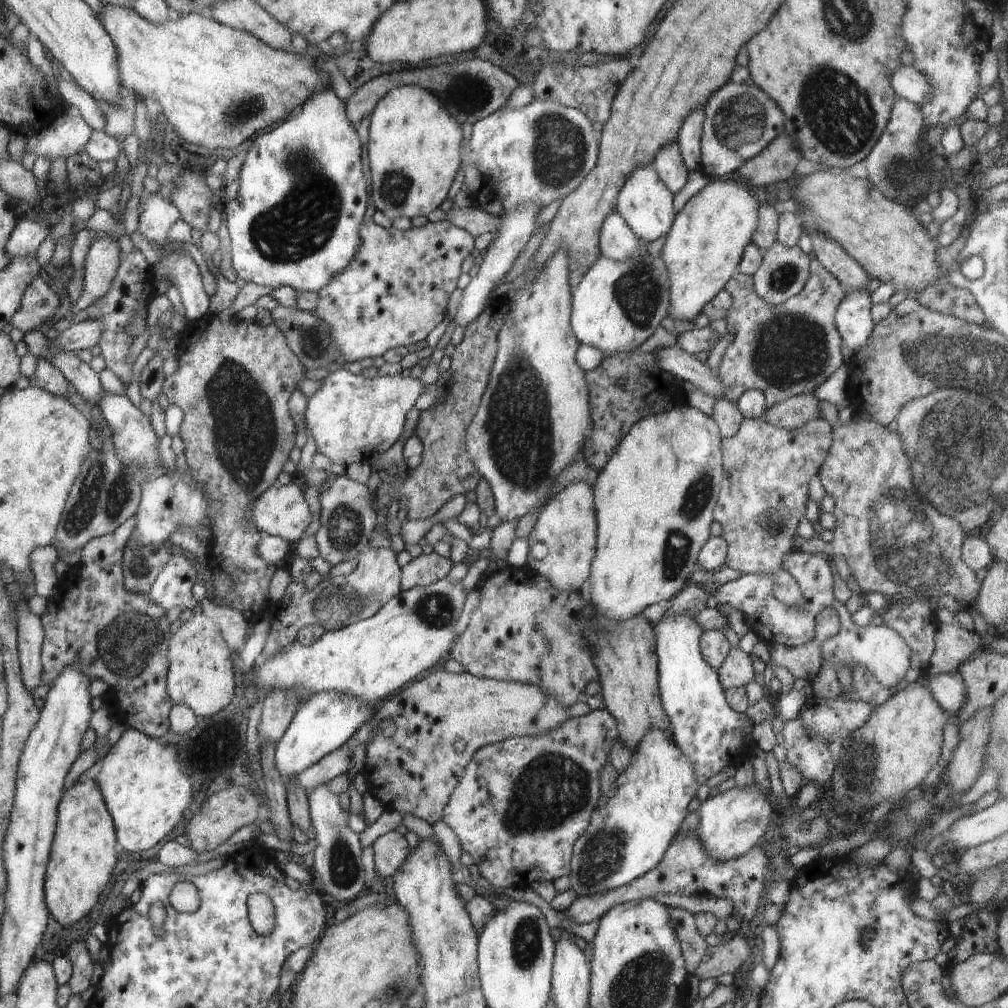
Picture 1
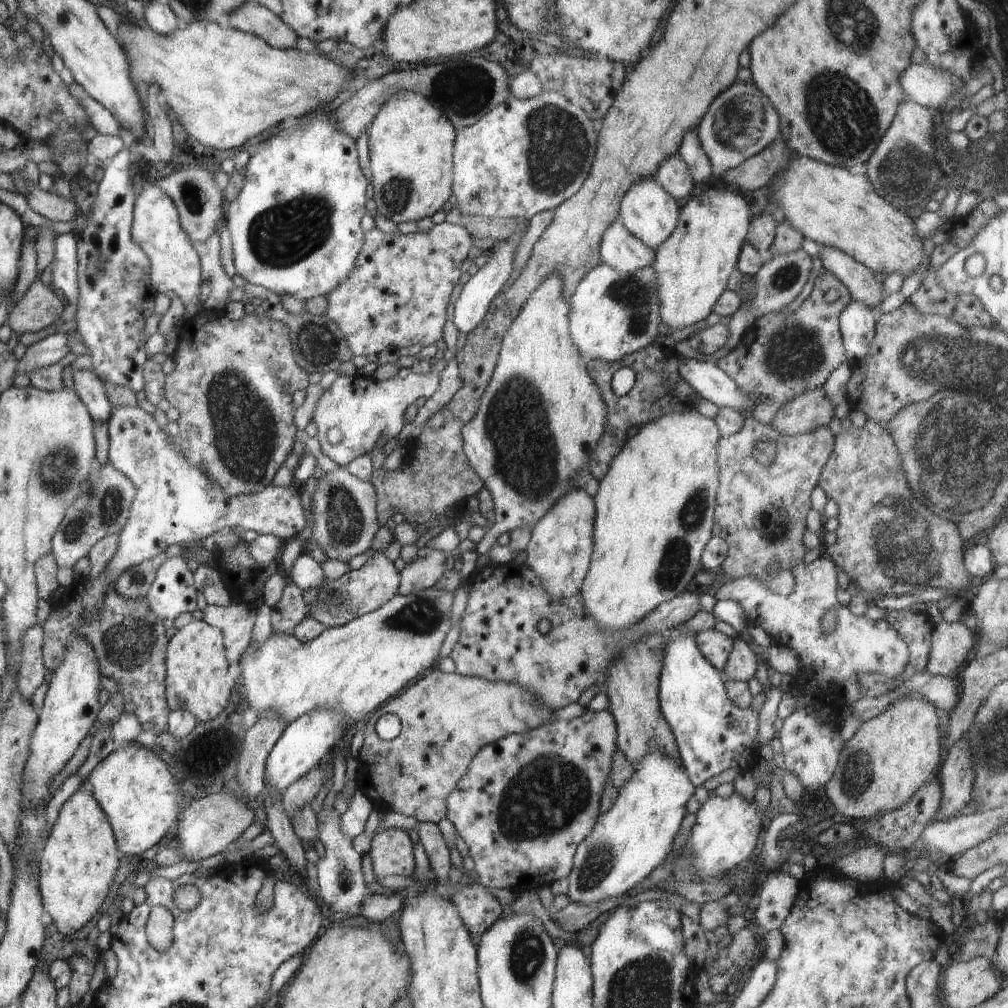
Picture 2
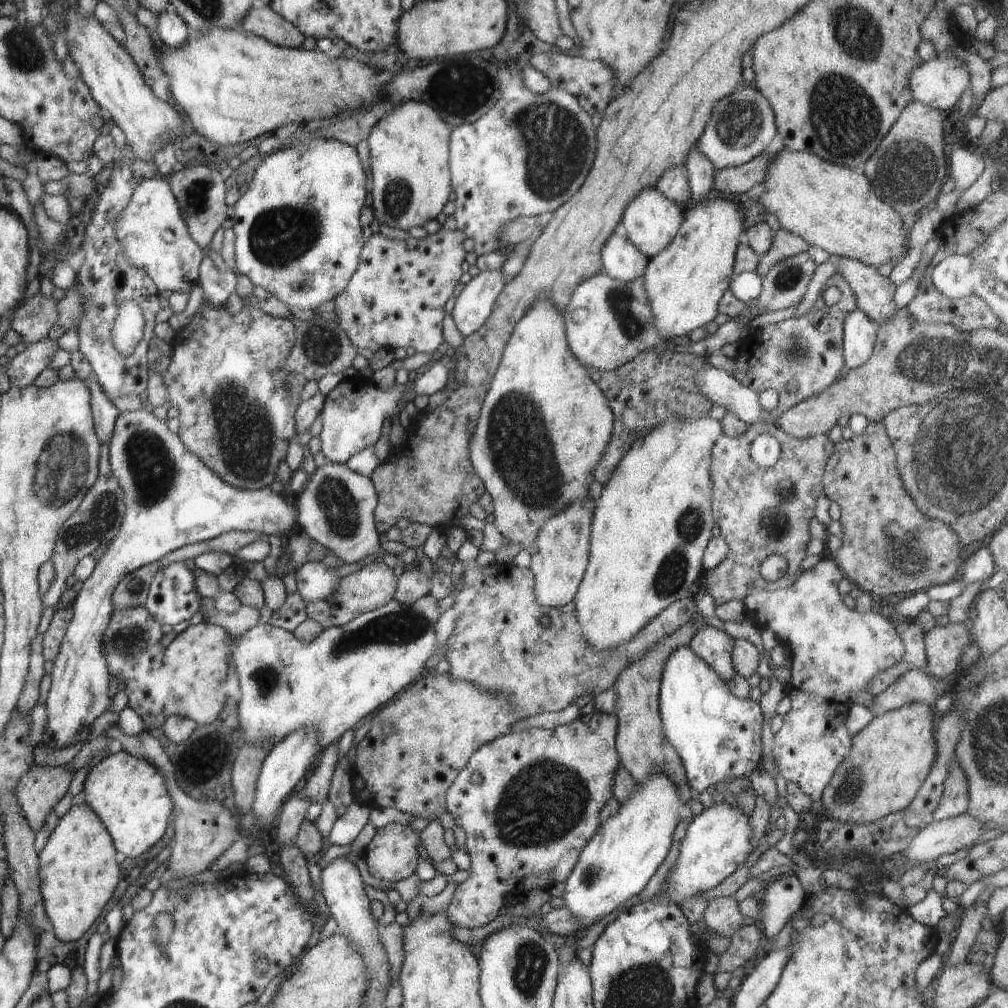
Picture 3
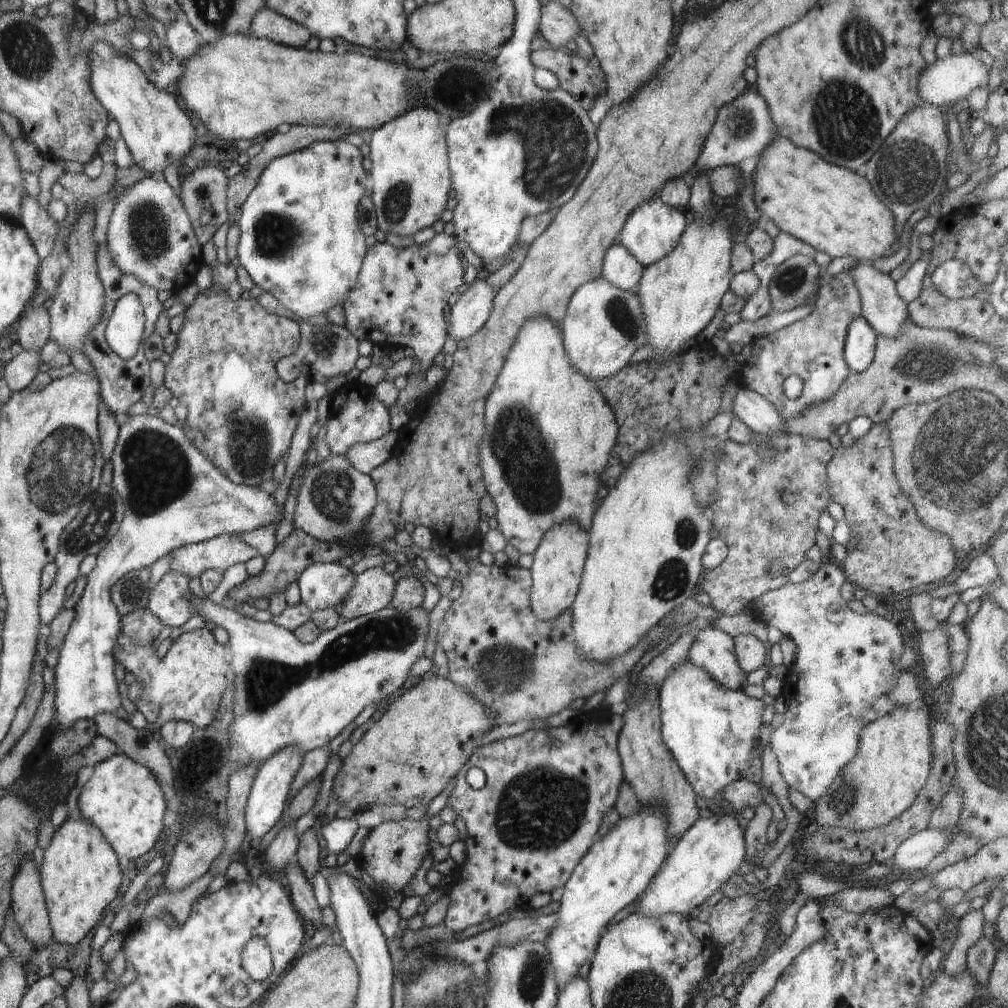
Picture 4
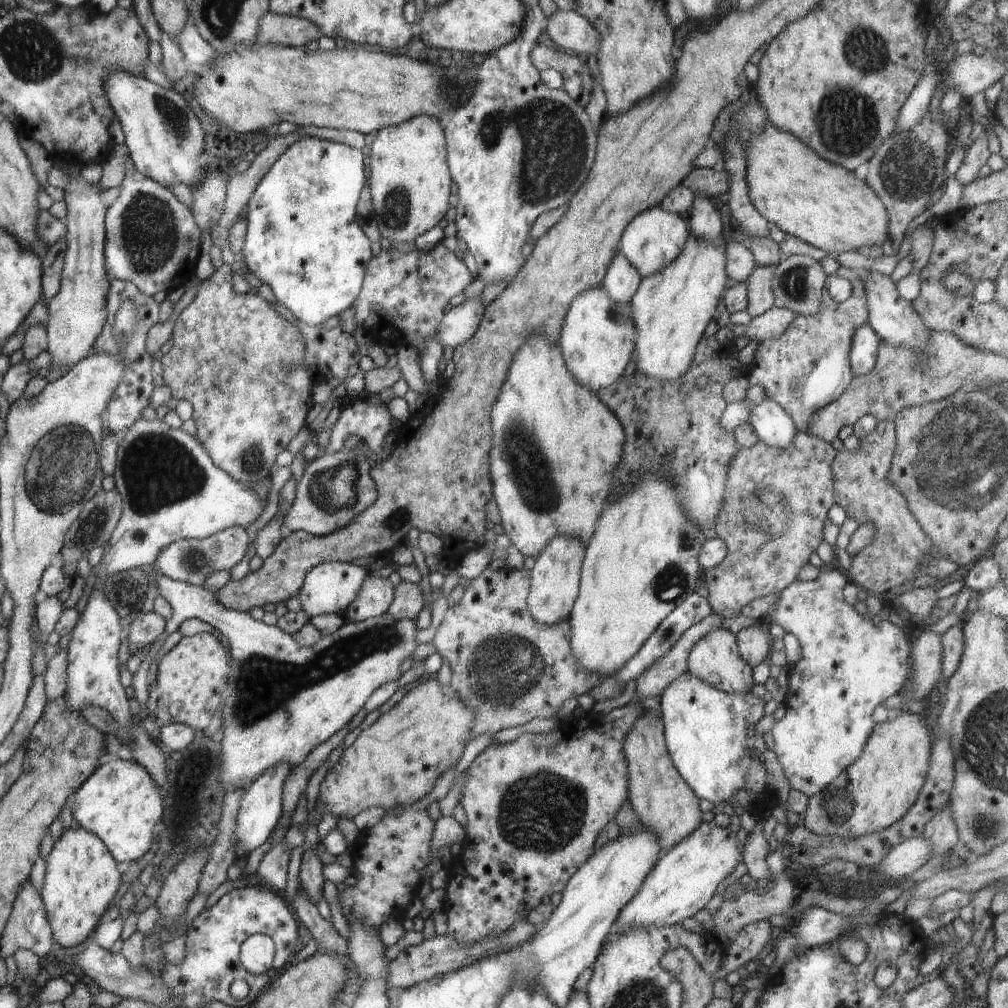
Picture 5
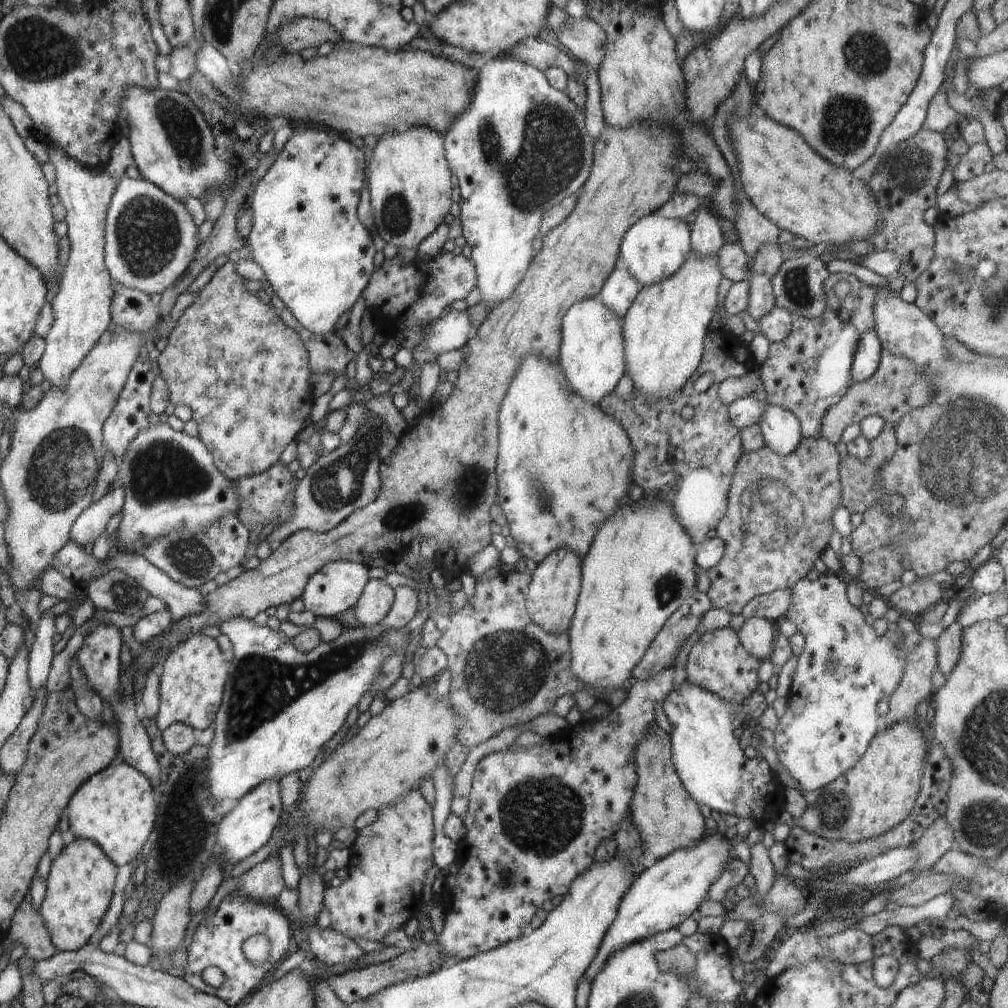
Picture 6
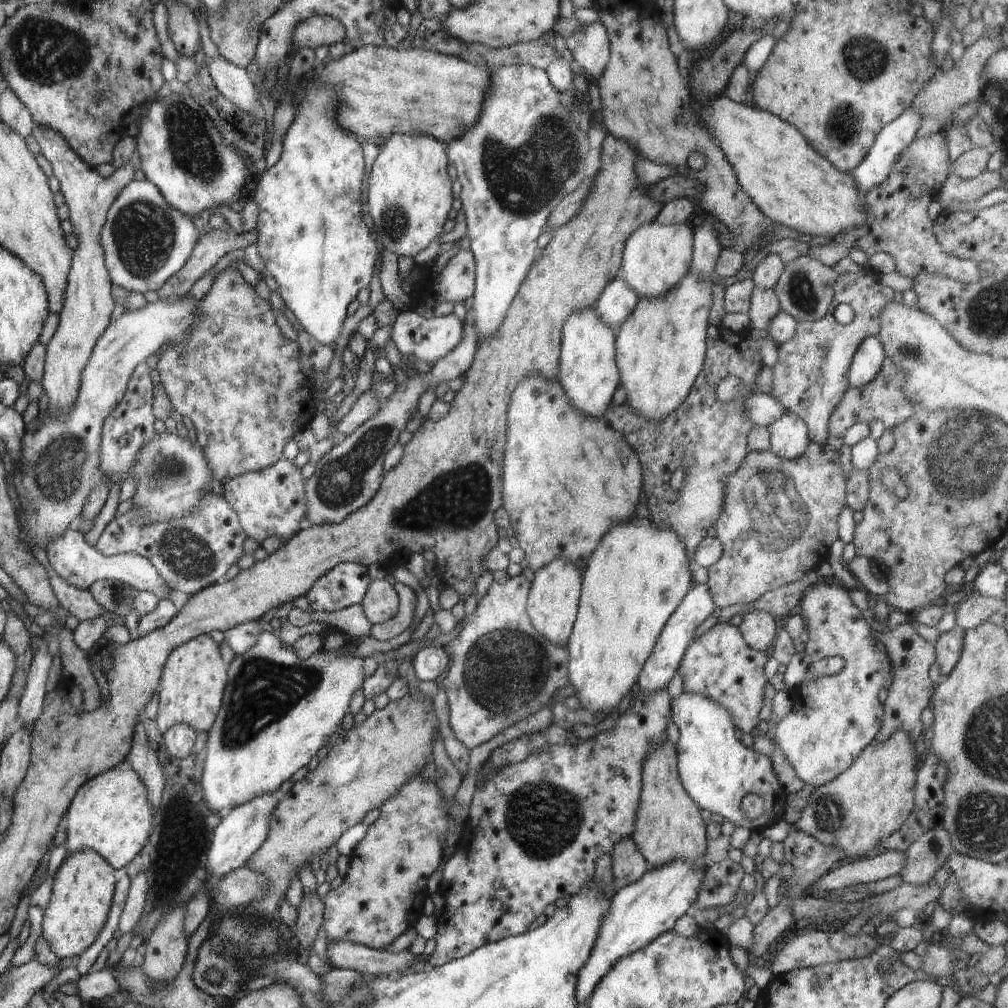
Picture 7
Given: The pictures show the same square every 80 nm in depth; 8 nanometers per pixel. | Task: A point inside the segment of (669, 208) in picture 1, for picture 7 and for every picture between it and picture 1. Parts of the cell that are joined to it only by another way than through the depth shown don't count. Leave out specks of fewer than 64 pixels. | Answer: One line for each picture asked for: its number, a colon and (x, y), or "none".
2: (649, 212)
3: (651, 220)
4: (651, 230)
5: (654, 238)
6: (656, 246)
7: (656, 256)

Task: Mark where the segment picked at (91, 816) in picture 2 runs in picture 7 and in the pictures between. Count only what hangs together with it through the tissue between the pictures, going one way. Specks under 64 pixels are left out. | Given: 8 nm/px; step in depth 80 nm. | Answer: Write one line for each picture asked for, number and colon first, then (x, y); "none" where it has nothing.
3: (77, 870)
4: (79, 873)
5: (81, 879)
6: (79, 886)
7: (82, 888)

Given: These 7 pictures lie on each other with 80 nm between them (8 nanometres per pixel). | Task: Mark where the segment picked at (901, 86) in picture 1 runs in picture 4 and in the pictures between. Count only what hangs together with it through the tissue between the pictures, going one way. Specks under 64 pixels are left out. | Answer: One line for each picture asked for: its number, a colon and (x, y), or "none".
2: (929, 86)
3: (938, 83)
4: (952, 78)

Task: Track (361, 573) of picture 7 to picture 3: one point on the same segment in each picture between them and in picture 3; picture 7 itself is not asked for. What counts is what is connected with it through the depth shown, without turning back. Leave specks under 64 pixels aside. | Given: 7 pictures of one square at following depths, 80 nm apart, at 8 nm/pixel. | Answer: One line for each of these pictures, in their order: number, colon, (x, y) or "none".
3: (315, 582)
4: (322, 585)
5: (328, 588)
6: (336, 587)

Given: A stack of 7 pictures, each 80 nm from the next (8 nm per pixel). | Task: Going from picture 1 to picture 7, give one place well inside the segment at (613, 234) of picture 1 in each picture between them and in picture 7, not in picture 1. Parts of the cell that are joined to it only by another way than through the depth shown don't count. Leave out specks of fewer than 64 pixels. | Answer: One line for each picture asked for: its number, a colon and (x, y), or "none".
2: (619, 249)
3: (621, 260)
4: (620, 268)
5: (622, 279)
6: (619, 289)
7: (617, 301)

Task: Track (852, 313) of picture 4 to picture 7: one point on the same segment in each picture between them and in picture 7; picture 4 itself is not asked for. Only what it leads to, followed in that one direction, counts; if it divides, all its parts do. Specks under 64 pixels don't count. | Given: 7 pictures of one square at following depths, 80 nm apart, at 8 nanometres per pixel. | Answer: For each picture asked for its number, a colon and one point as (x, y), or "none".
5: (807, 367)
6: (809, 371)
7: (810, 378)

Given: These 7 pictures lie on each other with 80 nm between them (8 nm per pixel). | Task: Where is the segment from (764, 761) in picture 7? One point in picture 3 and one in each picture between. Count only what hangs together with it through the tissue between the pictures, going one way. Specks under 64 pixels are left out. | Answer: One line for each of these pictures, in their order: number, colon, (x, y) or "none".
3: (716, 734)
4: (712, 731)
5: (703, 727)
6: (707, 756)

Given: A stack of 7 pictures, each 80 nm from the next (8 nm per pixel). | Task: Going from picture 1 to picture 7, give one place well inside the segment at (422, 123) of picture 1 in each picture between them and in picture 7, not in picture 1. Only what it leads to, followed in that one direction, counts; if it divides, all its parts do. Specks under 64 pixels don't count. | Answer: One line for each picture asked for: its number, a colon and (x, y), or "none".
2: (411, 143)
3: (409, 147)
4: (409, 172)
5: (408, 174)
6: (409, 179)
7: (410, 192)

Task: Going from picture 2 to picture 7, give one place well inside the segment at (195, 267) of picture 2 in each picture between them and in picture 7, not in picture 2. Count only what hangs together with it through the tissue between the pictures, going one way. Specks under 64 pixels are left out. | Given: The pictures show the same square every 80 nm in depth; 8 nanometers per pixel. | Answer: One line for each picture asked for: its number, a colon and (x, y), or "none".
3: (154, 236)
4: (150, 236)
5: (152, 240)
6: (149, 237)
7: (146, 241)

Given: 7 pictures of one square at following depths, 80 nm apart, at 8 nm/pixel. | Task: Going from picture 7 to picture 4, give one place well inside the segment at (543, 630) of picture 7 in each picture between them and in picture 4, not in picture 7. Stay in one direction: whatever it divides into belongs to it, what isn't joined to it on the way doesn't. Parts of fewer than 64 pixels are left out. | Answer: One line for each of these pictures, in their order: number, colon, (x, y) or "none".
4: (558, 562)
5: (555, 578)
6: (555, 585)

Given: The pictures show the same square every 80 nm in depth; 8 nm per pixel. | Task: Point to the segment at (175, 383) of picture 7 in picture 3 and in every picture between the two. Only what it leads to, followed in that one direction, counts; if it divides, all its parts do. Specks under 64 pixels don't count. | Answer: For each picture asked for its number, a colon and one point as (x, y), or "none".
3: (224, 368)
4: (241, 414)
5: (241, 366)
6: (245, 375)

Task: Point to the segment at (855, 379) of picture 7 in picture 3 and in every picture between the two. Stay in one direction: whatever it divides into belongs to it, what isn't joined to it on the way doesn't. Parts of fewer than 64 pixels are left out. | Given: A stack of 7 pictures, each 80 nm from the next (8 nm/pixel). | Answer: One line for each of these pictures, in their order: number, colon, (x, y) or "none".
3: (859, 332)
4: (860, 342)
5: (864, 345)
6: (867, 355)

